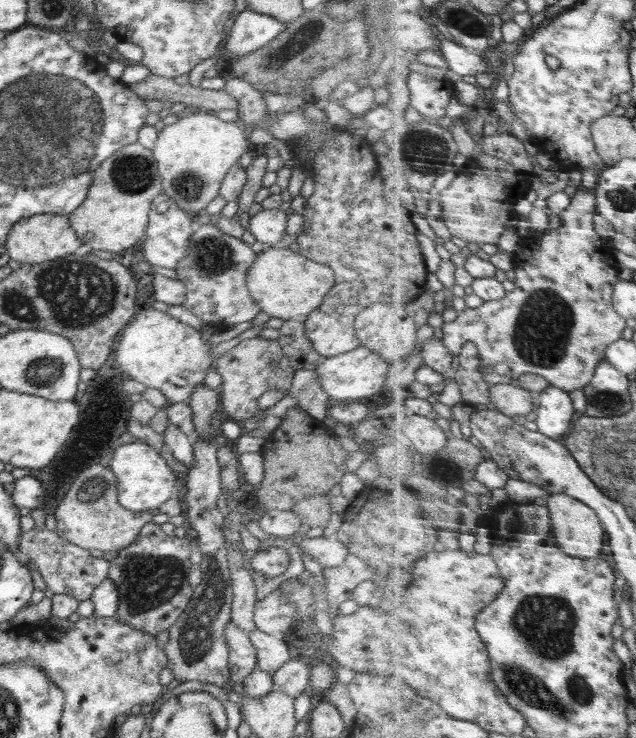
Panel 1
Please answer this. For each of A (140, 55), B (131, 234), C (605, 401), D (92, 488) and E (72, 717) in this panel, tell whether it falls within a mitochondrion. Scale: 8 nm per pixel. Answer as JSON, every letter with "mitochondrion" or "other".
{"A":"other","B":"other","C":"mitochondrion","D":"mitochondrion","E":"other"}

